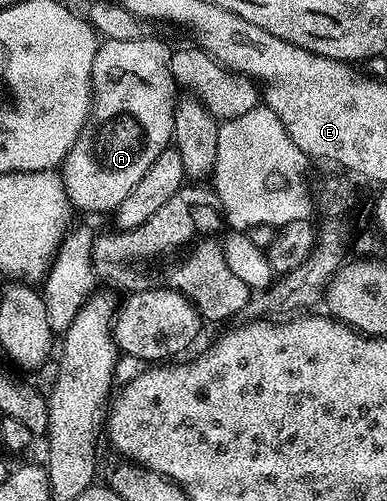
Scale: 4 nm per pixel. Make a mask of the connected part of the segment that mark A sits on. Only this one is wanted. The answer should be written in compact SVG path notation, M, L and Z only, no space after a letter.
M143 37L130 41L104 39L97 46L92 66L92 95L88 116L62 164L62 178L68 201L77 212L115 212L119 203L126 201L126 193L130 193L130 189L134 189L134 185L142 181L146 169L150 169L150 165L158 161L163 151L169 150L174 139L174 113L178 106L177 100L172 100L178 95L170 69L172 52L173 48L167 47L162 40Z

